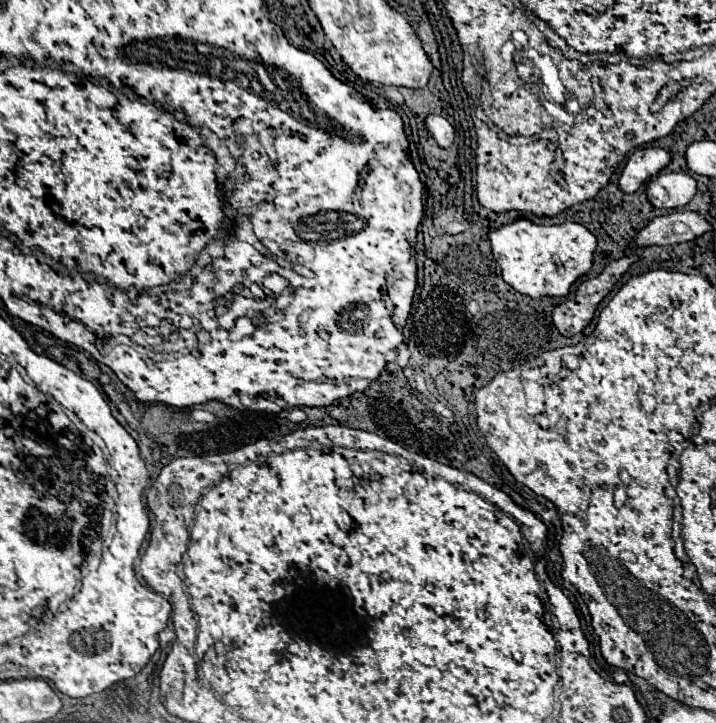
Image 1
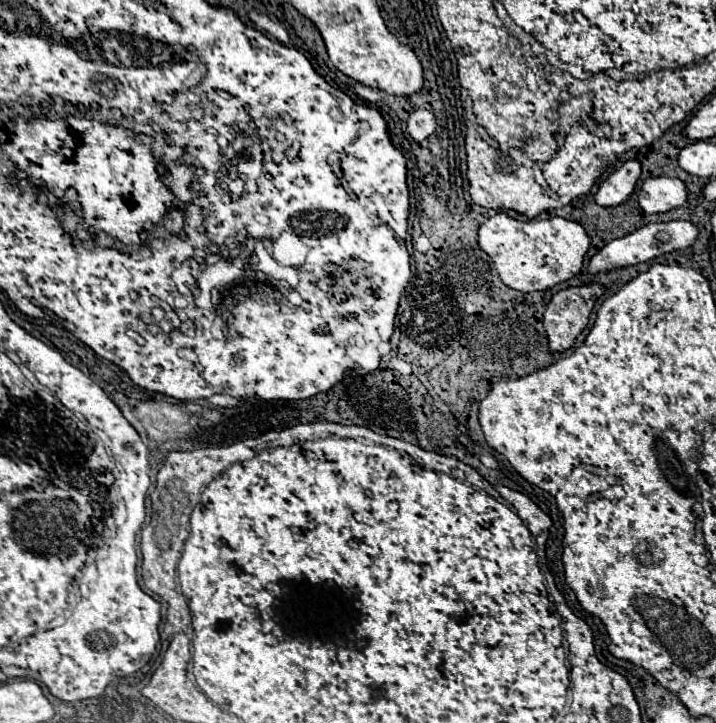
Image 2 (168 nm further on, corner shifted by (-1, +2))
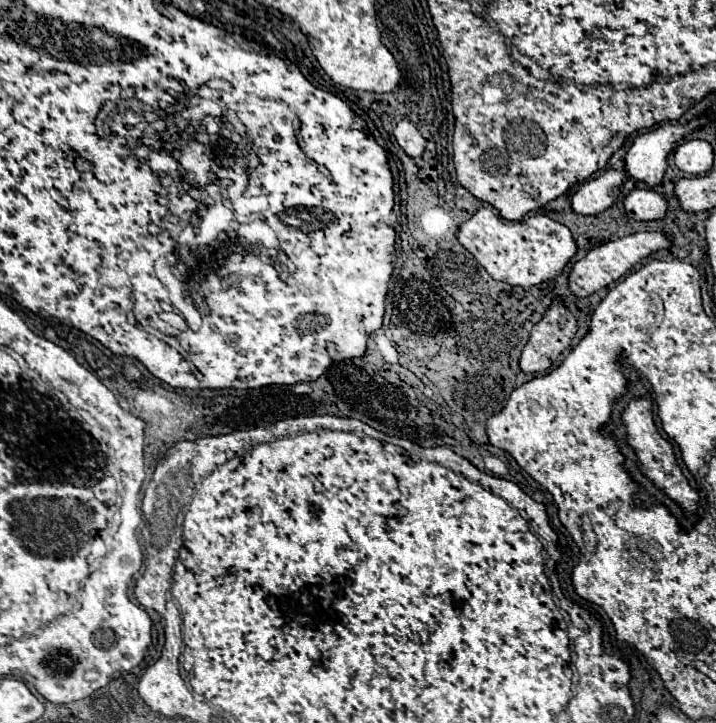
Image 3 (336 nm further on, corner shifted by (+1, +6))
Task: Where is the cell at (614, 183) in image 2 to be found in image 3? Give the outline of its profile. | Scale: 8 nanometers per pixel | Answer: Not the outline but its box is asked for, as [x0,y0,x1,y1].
[571,168,625,216]

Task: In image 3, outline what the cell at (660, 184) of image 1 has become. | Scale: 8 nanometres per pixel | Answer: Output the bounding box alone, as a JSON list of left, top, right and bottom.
[623,188,667,222]

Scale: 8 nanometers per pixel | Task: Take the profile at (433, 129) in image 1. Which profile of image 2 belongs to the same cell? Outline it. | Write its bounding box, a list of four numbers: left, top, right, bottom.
[407,110,437,142]

